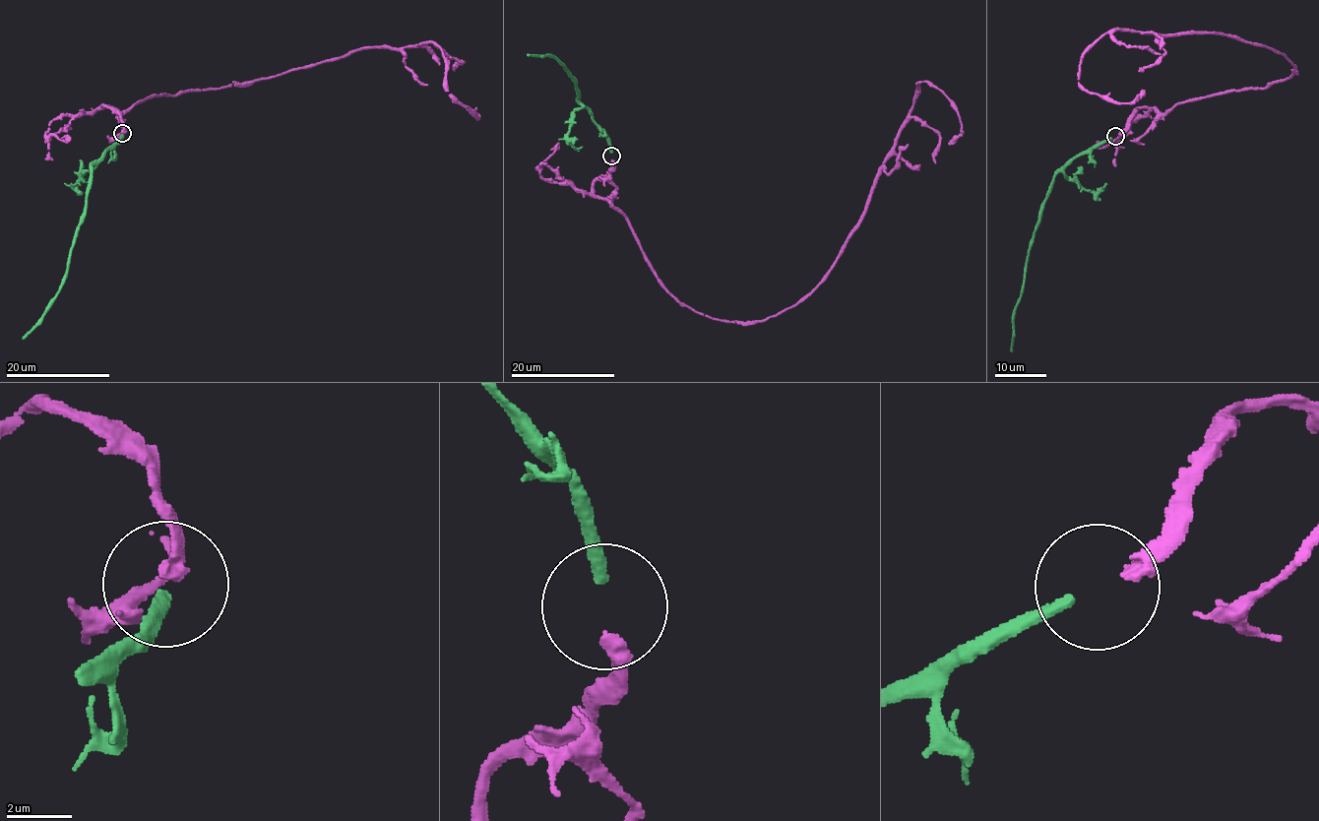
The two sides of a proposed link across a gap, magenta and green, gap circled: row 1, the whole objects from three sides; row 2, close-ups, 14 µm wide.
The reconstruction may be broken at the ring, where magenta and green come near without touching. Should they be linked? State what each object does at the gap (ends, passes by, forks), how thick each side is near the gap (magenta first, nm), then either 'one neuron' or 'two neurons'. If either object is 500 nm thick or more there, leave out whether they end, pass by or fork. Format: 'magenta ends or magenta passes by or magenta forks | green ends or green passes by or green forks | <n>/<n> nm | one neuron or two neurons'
magenta ends | green ends | 360/320 nm | one neuron

